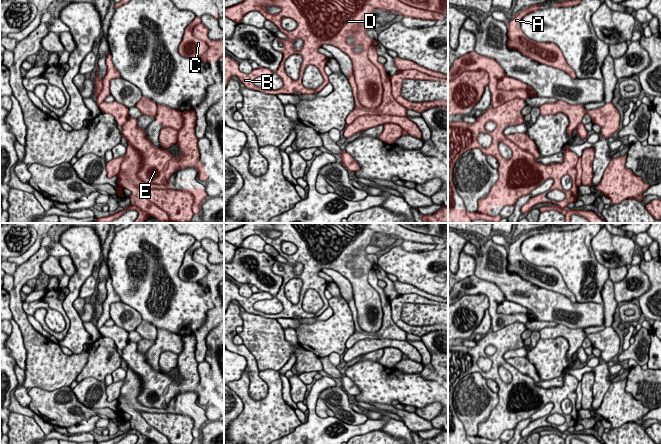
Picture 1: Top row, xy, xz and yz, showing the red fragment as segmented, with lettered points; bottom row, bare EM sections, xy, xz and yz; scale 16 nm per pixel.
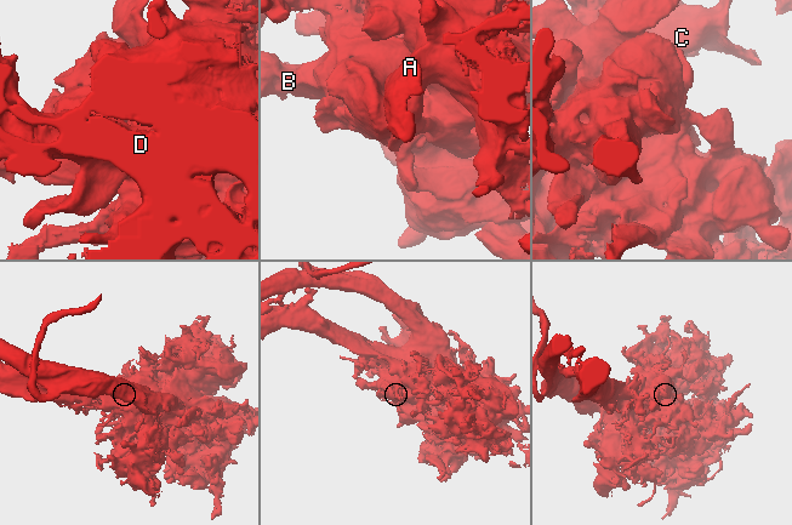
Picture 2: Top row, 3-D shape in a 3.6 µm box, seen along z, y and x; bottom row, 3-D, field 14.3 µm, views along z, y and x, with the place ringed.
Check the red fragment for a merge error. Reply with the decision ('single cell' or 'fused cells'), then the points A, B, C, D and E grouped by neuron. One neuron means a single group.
fused cells; groups A / B C D E

